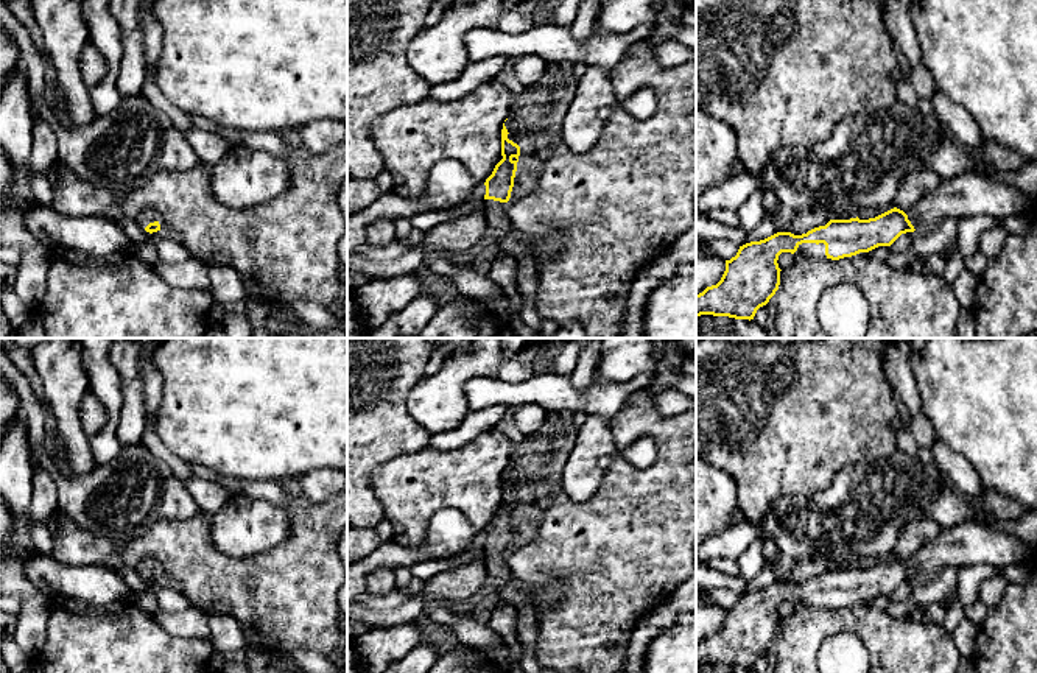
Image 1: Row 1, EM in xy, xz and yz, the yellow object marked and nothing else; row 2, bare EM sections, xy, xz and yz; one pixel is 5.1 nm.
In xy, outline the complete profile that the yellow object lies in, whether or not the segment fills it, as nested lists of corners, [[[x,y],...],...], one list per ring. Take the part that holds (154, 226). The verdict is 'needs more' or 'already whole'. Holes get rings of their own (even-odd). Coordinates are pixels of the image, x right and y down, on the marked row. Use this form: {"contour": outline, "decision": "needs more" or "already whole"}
{"contour": [[[143,209],[135,221],[149,234],[160,231],[157,212],[154,209]]], "decision": "needs more"}

